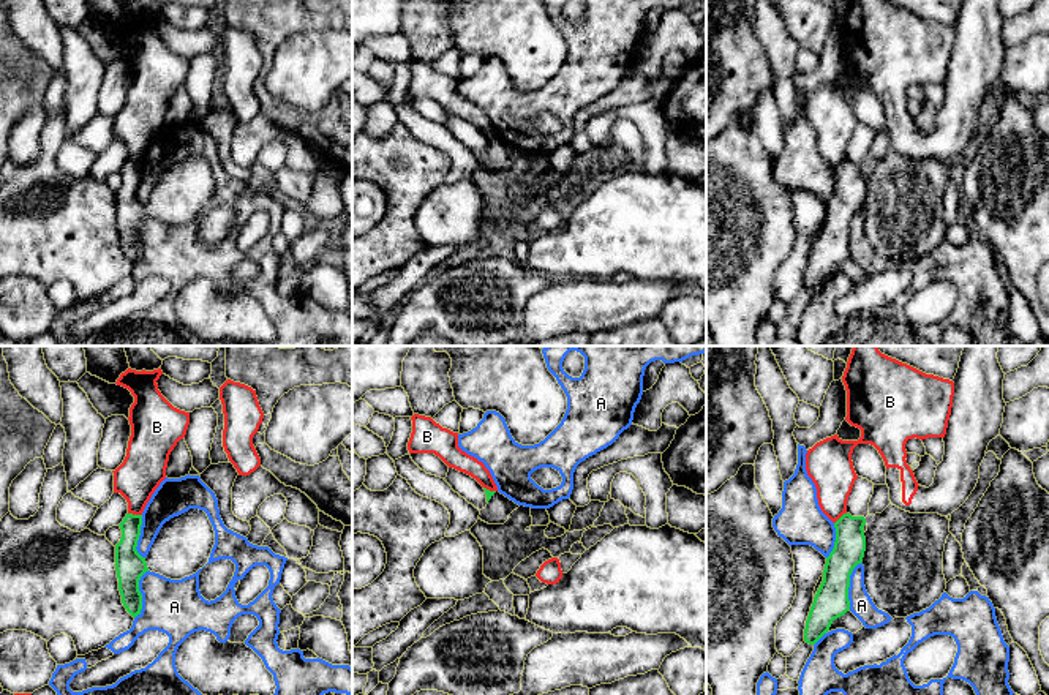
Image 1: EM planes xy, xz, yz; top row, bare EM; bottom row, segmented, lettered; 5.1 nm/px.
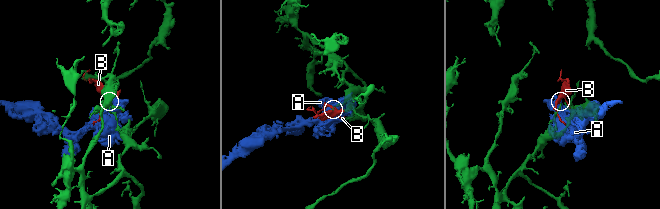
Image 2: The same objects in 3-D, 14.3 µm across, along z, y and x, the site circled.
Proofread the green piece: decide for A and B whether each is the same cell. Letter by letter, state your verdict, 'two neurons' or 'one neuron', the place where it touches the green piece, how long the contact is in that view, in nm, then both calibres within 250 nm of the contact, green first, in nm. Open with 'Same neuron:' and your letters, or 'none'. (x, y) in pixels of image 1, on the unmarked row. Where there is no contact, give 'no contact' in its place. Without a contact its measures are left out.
Same neuron: none
A: two neurons; meets green in xy at (141, 240); contact 260 nm long; 150 nm thick on the green side, 280 nm on the other
B: two neurons; meets green in xy at (135, 161); contact 70 nm long; 150 nm thick on the green side, 220 nm on the other

